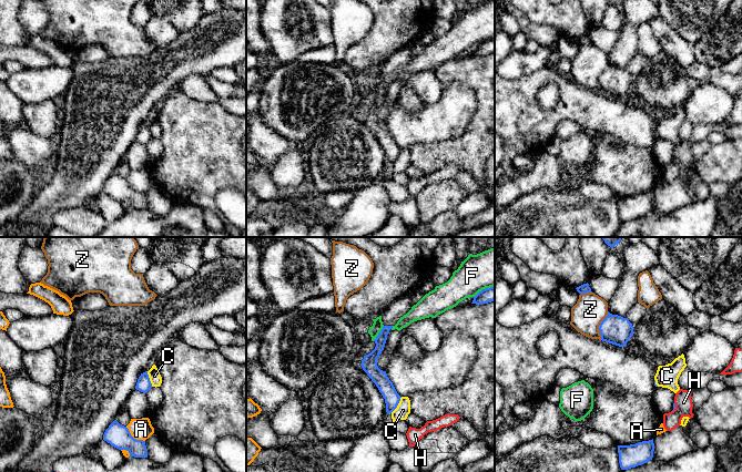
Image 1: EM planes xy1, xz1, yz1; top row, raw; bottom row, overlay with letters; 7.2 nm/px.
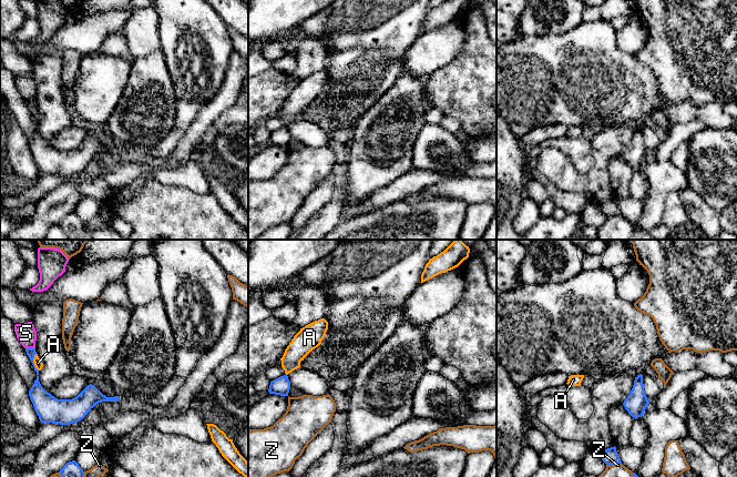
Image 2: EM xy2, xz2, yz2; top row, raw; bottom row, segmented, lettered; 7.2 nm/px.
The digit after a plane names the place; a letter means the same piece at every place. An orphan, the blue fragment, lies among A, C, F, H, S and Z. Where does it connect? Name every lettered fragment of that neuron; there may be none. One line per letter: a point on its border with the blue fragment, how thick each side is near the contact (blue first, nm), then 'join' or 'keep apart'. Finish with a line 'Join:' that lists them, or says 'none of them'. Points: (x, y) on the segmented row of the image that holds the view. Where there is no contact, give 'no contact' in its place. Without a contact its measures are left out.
A: contact xy1 (133, 438); calibres 170 and 160 nm; keep apart
C: contact xz1 (397, 404); calibres 110 and 100 nm; keep apart
F: contact xz1 (378, 334); calibres 110 and 80 nm; keep apart
H: contact yz1 (674, 407); calibres 20 and 130 nm; keep apart
S: contact xy2 (30, 348); calibres 60 and 150 nm; keep apart
Z: contact yz1 (599, 326); calibres 220 and 220 nm; keep apart
Join: none of them

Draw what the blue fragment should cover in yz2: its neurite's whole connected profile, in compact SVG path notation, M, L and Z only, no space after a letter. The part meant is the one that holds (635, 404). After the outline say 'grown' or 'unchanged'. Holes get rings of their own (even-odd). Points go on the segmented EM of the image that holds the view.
M604 266L597 268L597 270L591 270L585 271L582 270L576 276L571 278L570 281L565 283L559 283L559 284L540 284L539 286L531 286L531 285L523 285L518 288L513 288L511 291L508 291L502 294L497 295L497 357L499 358L502 366L508 371L513 384L520 388L522 385L524 385L528 380L531 378L538 376L538 375L544 375L547 373L565 373L569 376L571 375L591 375L595 379L601 379L608 375L614 374L622 374L628 369L635 369L638 374L635 377L633 388L627 396L627 398L624 400L623 405L625 409L628 412L628 414L634 417L638 418L642 417L647 405L649 404L645 390L644 390L644 384L643 384L643 373L645 373L645 369L651 366L651 363L655 358L662 358L664 363L674 372L685 372L685 371L702 371L708 376L713 377L734 377L735 375L735 366L729 365L724 359L724 353L719 351L709 351L706 353L696 353L693 349L683 349L678 352L669 352L665 348L665 346L662 344L656 325L653 321L653 318L646 314L641 313L637 311L634 306L634 303L627 302L622 300L616 292L616 280L611 273L608 268L605 268Z | grown

